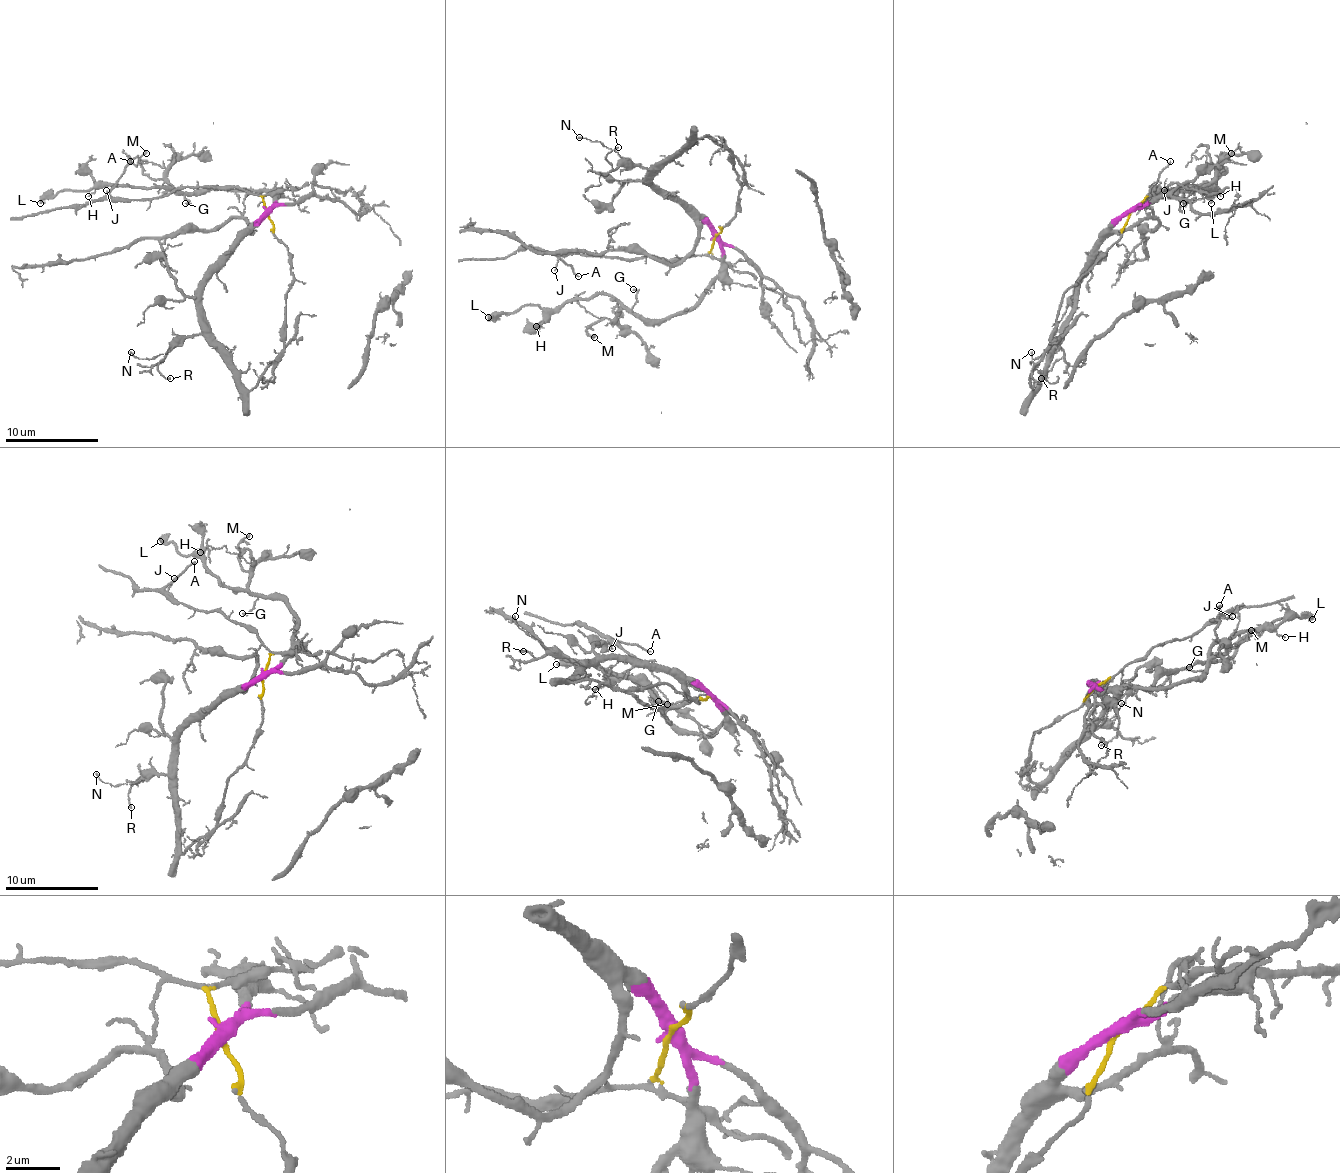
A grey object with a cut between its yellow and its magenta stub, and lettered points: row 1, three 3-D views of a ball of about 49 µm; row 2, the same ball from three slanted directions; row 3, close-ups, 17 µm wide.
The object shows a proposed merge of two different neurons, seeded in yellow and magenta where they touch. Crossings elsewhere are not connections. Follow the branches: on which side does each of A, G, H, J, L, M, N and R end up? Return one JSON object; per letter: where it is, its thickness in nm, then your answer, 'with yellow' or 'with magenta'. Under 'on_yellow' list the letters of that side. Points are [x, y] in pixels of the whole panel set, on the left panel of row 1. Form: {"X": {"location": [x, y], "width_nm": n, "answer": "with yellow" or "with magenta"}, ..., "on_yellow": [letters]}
{"A": {"location": [130, 161], "width_nm": 140, "answer": "with yellow"}, "G": {"location": [185, 203], "width_nm": 140, "answer": "with magenta"}, "H": {"location": [88, 196], "width_nm": 90, "answer": "with magenta"}, "J": {"location": [106, 190], "width_nm": 110, "answer": "with yellow"}, "L": {"location": [40, 203], "width_nm": 360, "answer": "with magenta"}, "M": {"location": [146, 153], "width_nm": 140, "answer": "with magenta"}, "N": {"location": [131, 352], "width_nm": 120, "answer": "with magenta"}, "R": {"location": [170, 378], "width_nm": 110, "answer": "with magenta"}, "on_yellow": ["A", "J"]}

